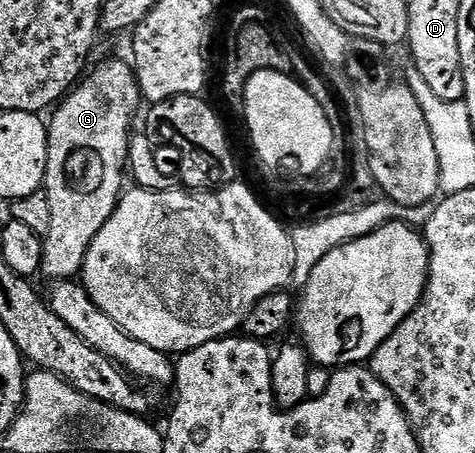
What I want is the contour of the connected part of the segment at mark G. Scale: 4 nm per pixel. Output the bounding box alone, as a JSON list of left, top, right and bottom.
[40,61,142,284]

